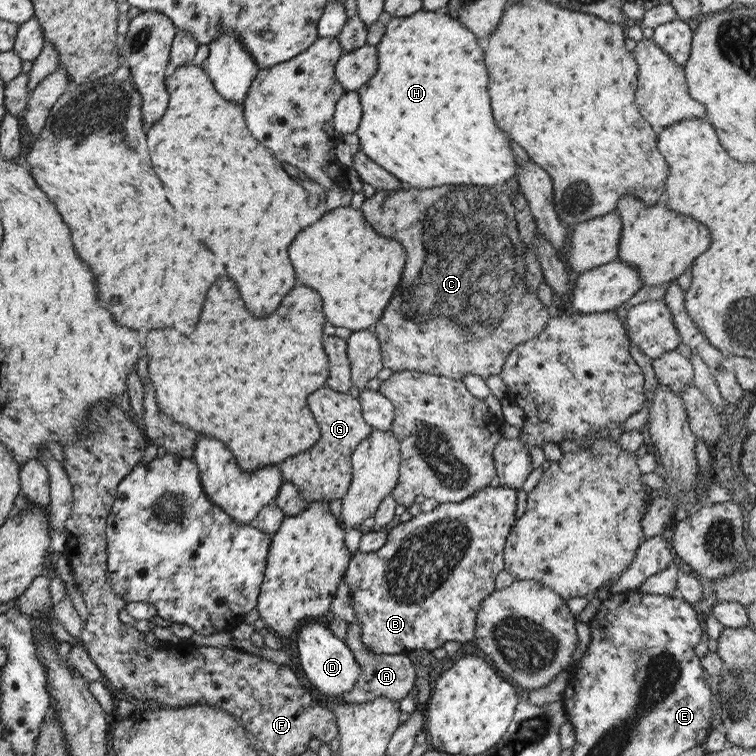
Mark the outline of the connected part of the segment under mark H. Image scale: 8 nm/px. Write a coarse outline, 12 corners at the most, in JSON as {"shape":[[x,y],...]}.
{"shape":[[391,17],[356,91],[401,185],[495,186],[516,161],[458,21]]}

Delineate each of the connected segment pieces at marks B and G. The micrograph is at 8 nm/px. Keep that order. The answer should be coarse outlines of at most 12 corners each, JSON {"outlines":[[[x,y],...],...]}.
{"outlines":[[[517,490],[438,504],[344,572],[371,654],[473,640]],[[307,396],[319,438],[277,464],[306,503],[339,500],[369,436],[358,400]]]}

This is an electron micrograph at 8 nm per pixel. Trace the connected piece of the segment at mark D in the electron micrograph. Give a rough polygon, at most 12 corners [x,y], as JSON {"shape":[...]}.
{"shape":[[327,623],[296,632],[299,666],[332,705],[361,669]]}

